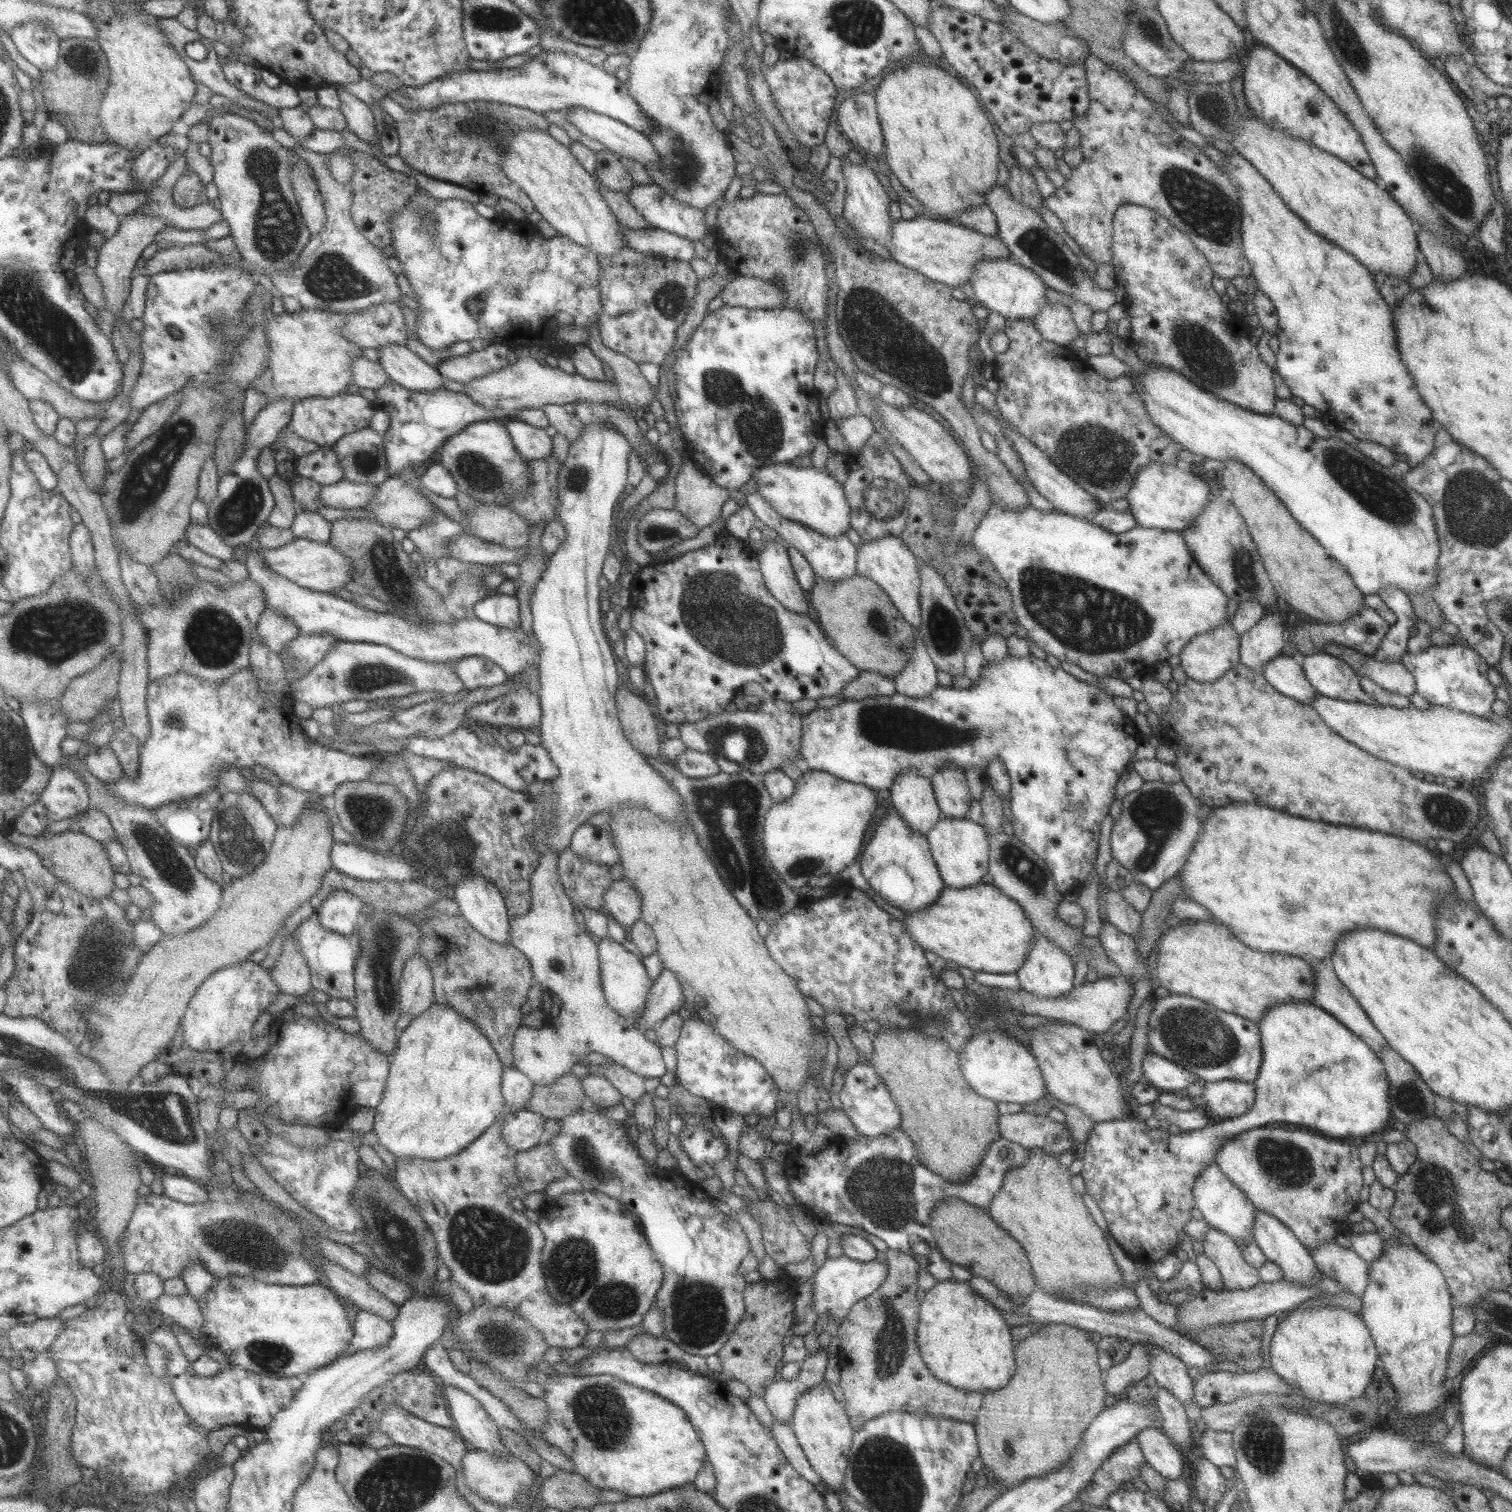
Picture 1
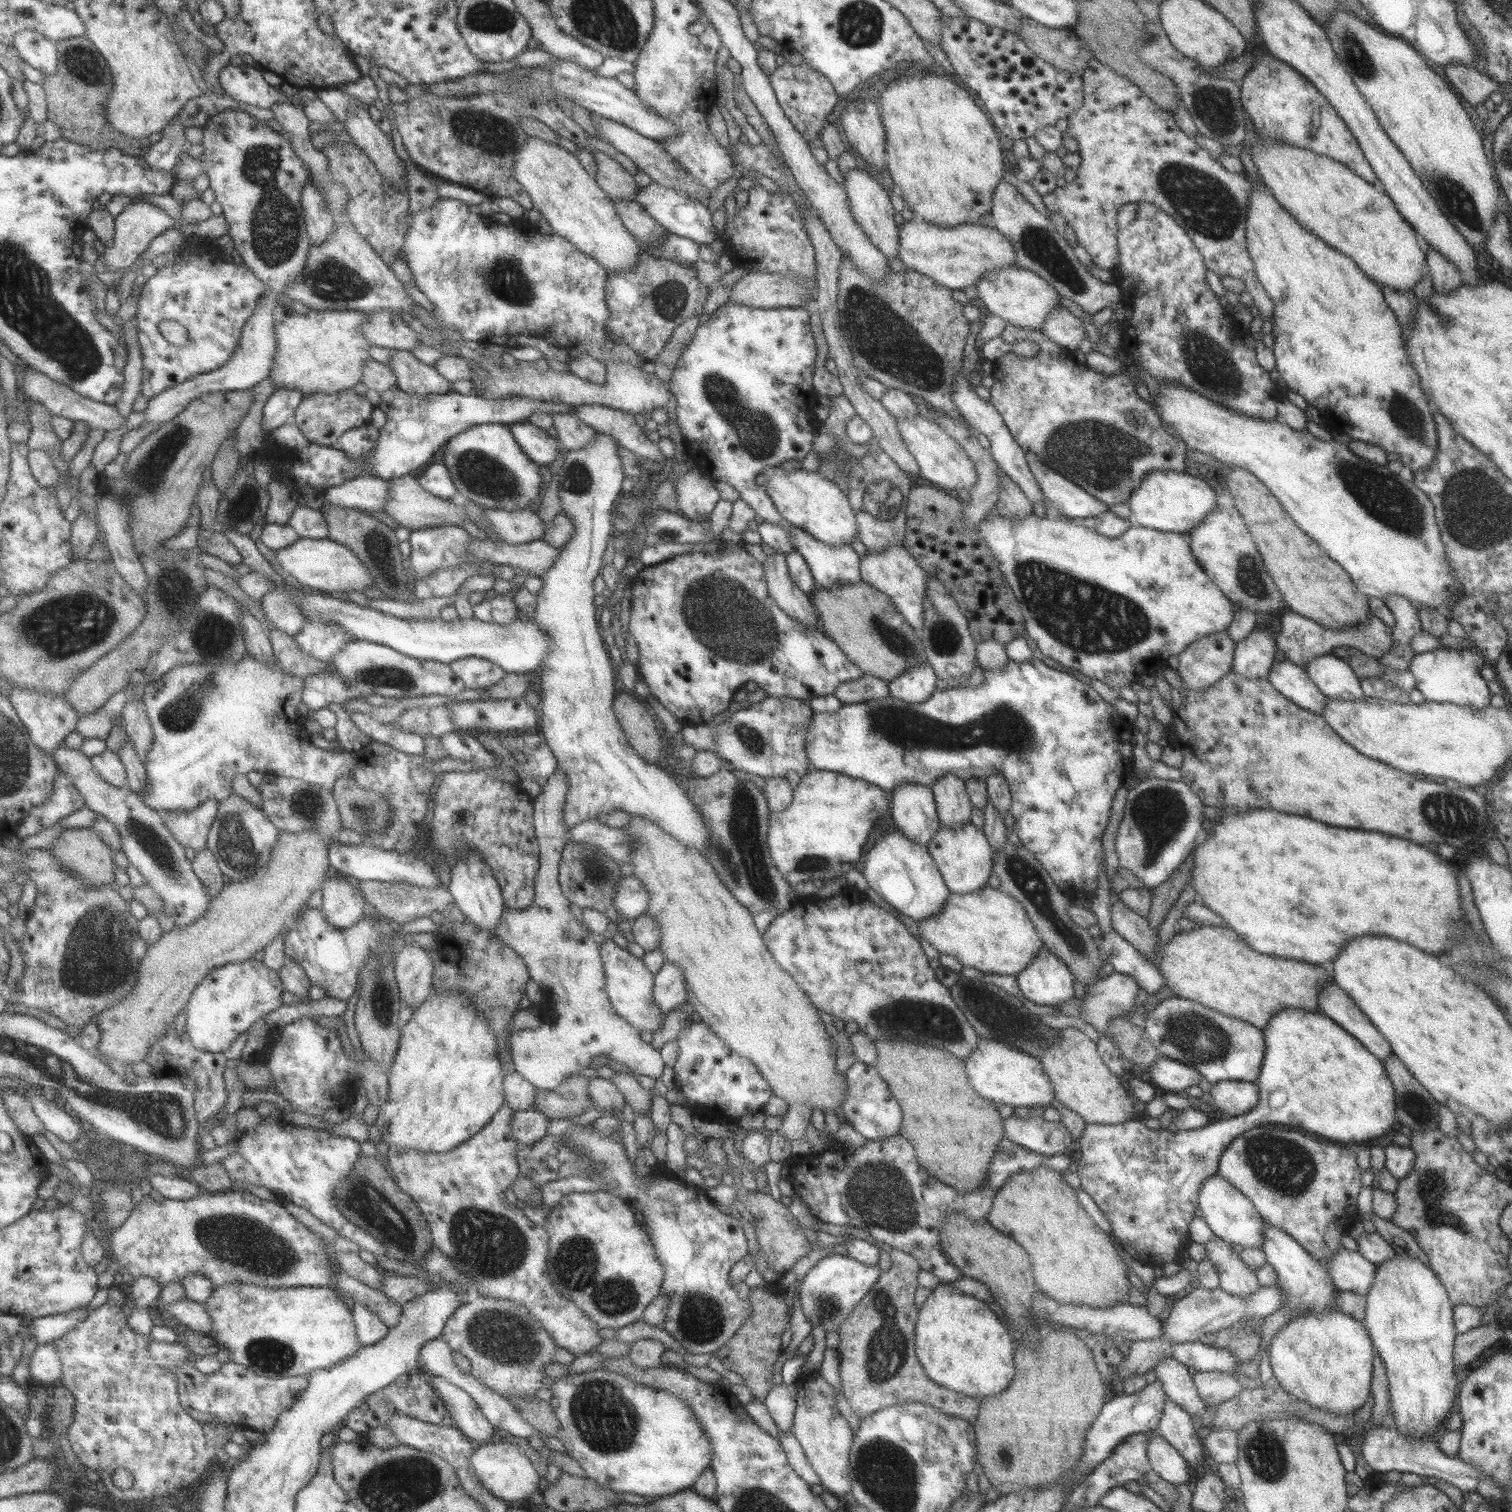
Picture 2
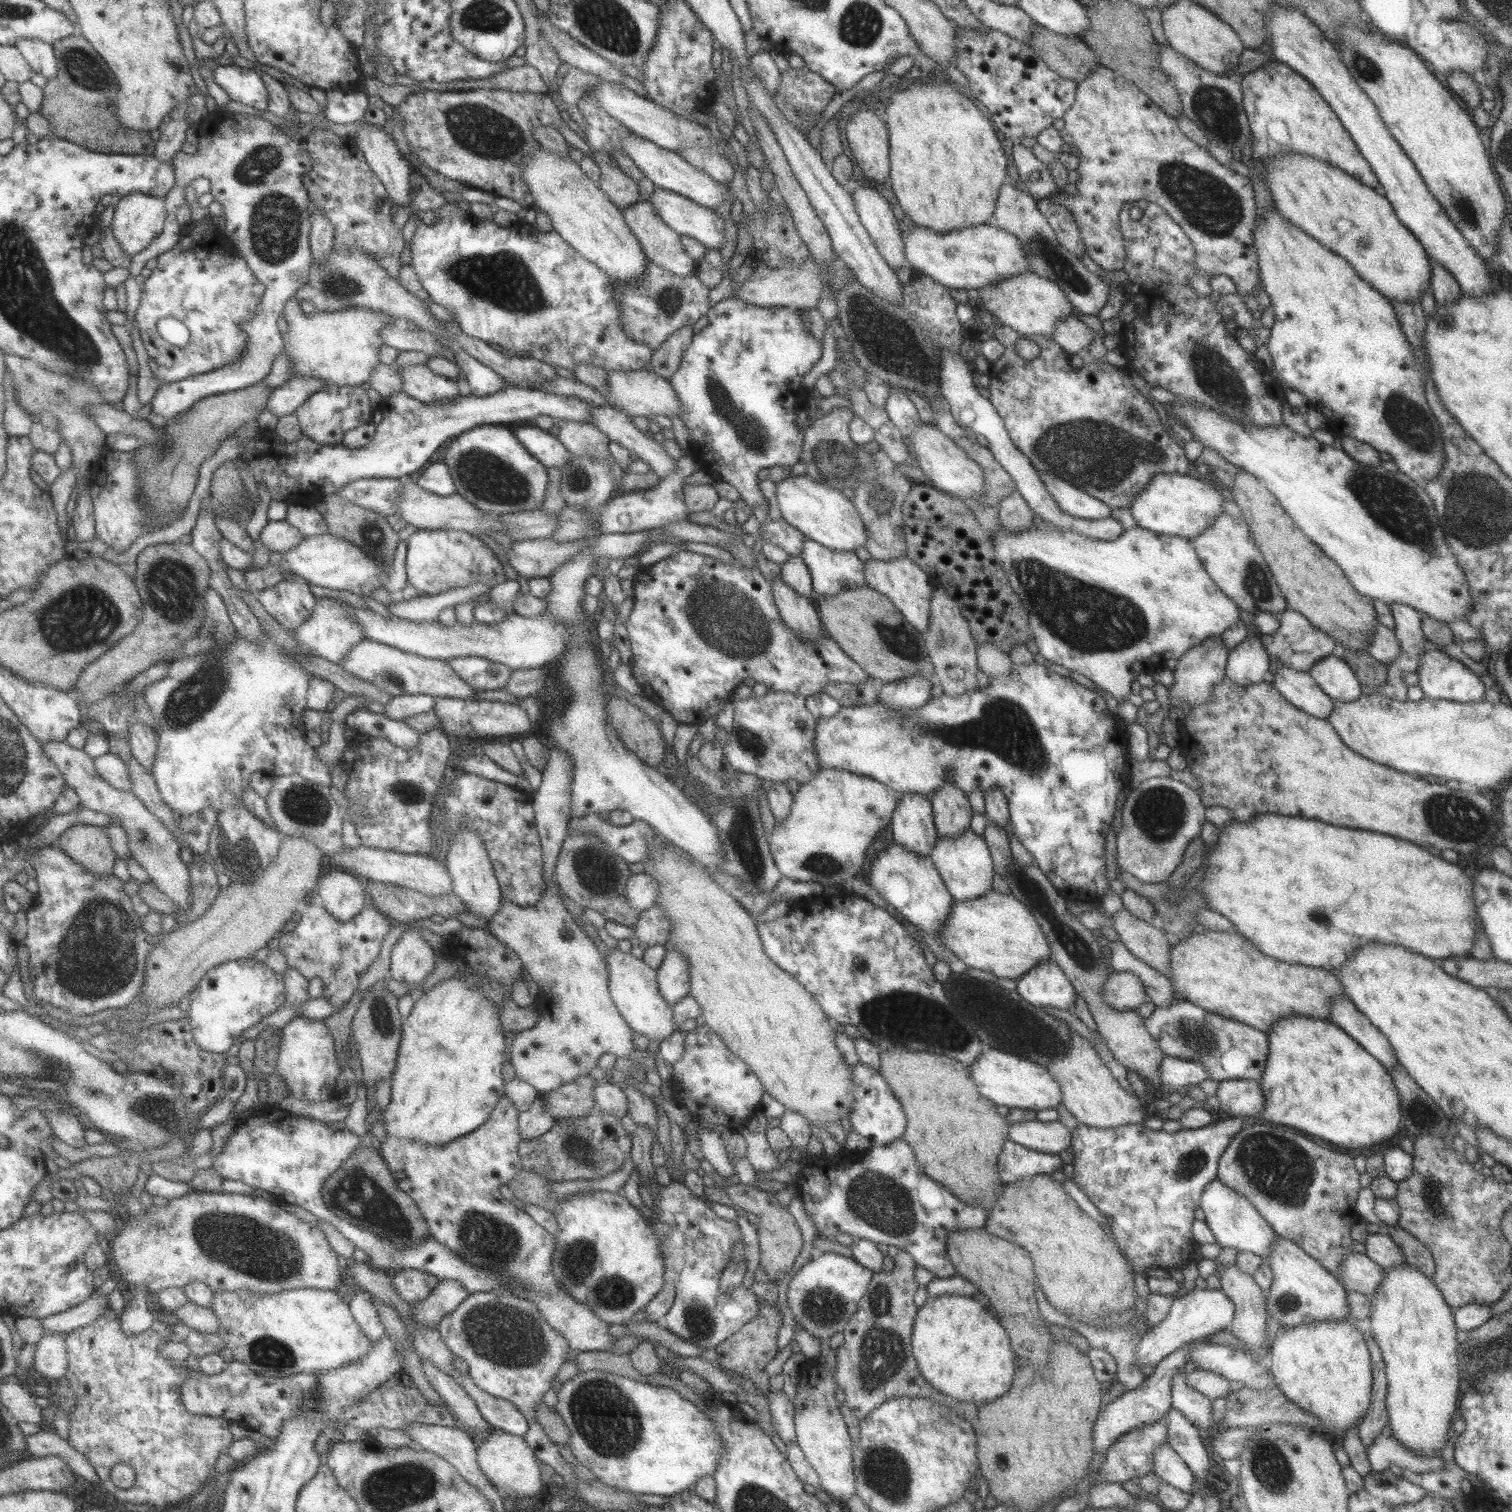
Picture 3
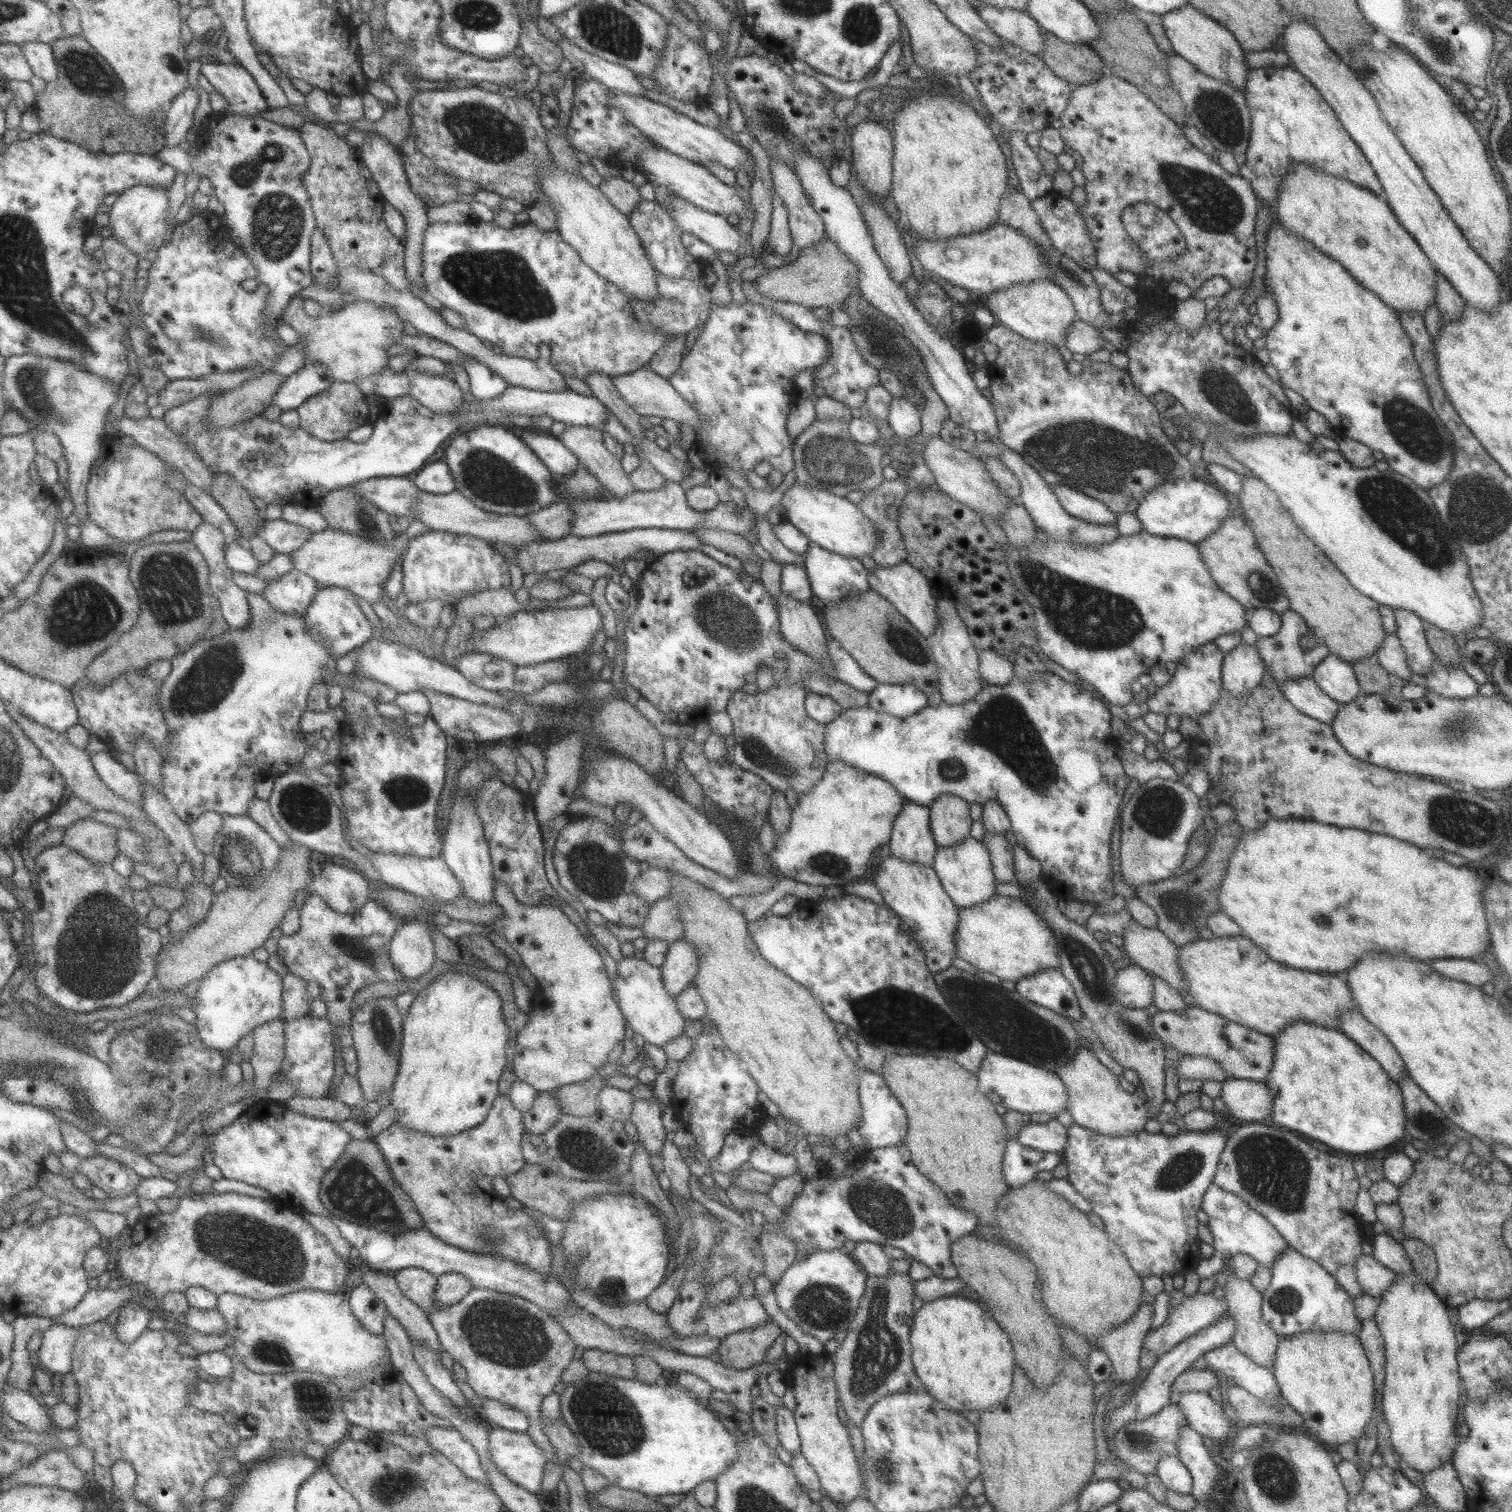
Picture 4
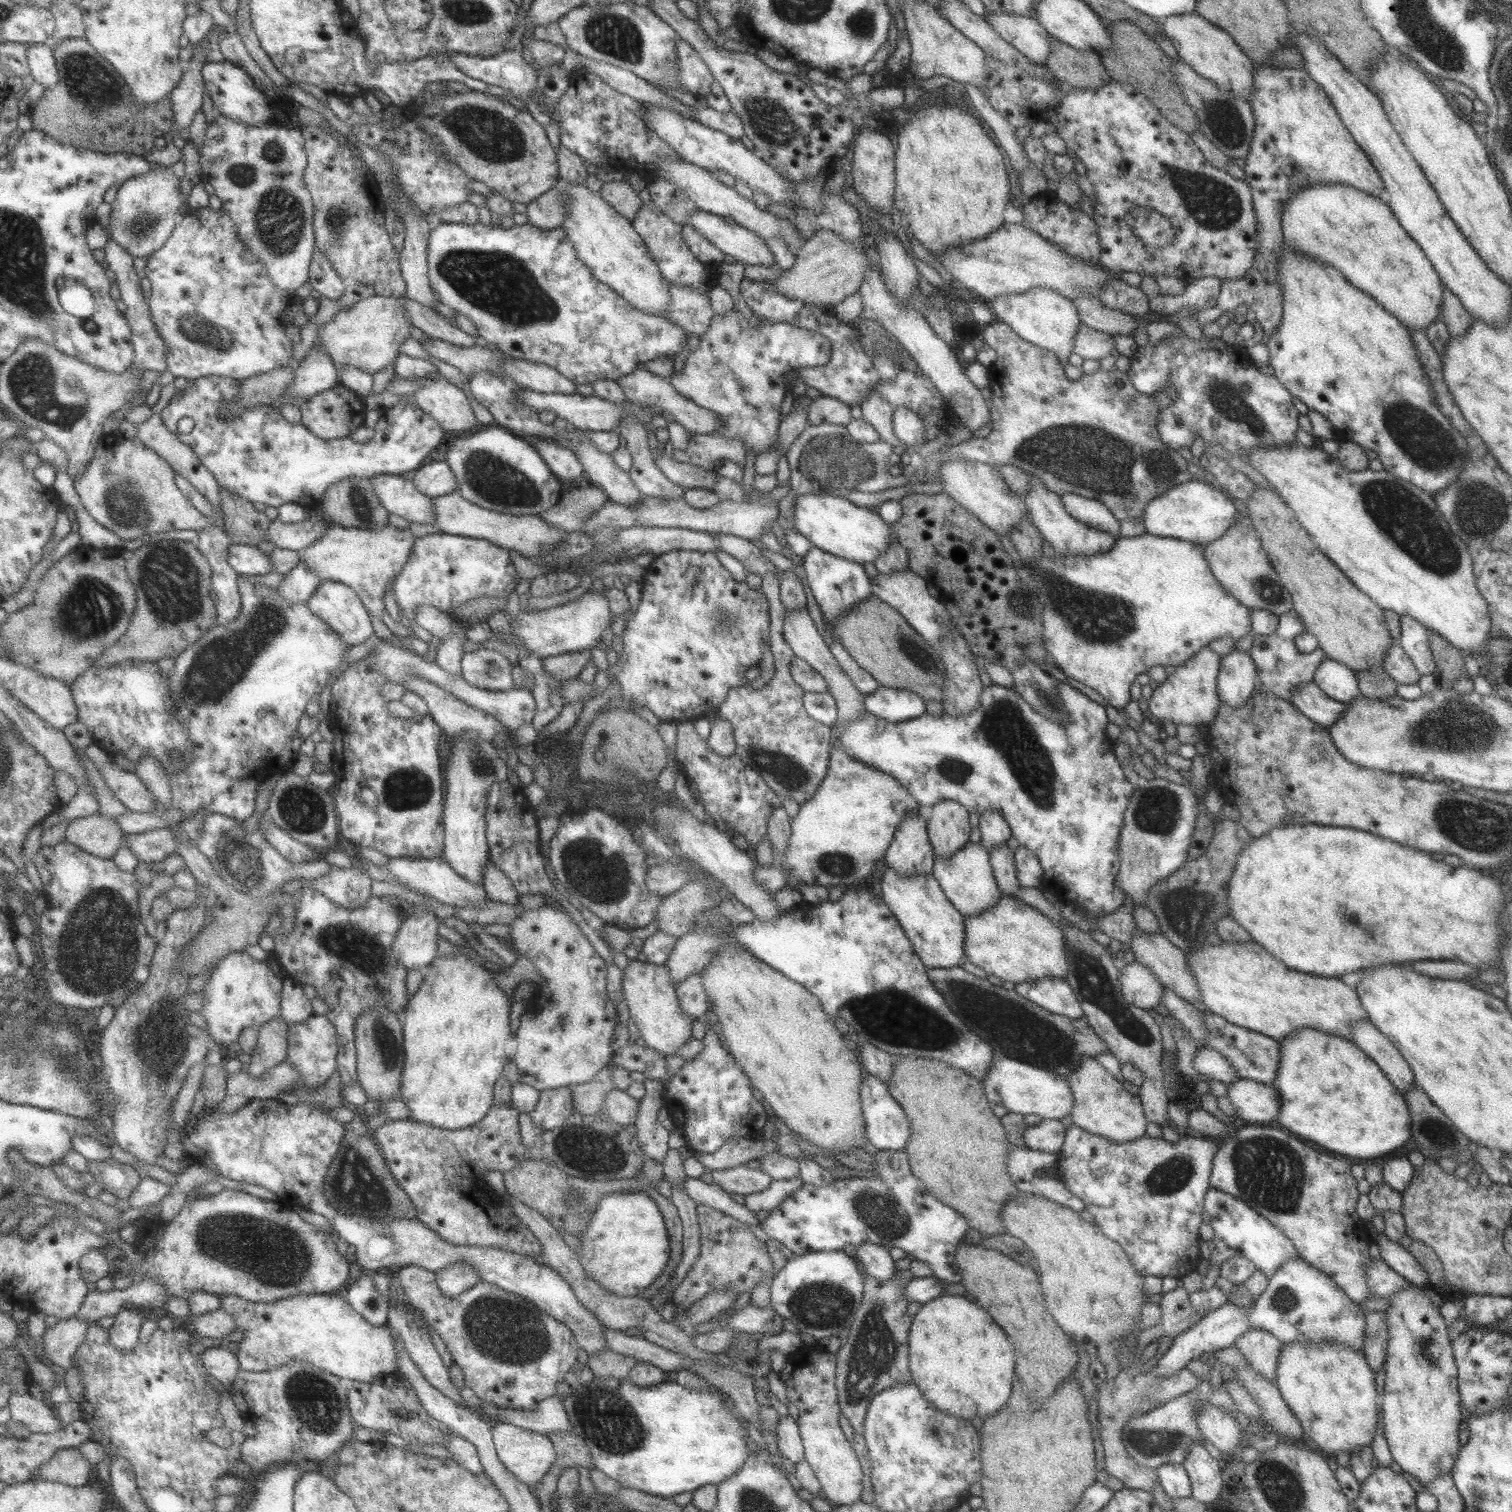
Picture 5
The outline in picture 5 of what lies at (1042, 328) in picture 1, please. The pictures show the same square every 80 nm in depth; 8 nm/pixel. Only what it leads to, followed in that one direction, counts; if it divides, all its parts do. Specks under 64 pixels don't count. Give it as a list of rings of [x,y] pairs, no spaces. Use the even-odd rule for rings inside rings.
[[[1082,324],[1074,336],[1072,353],[1081,359],[1099,361],[1109,356],[1113,349],[1115,349],[1114,335],[1093,330]]]

